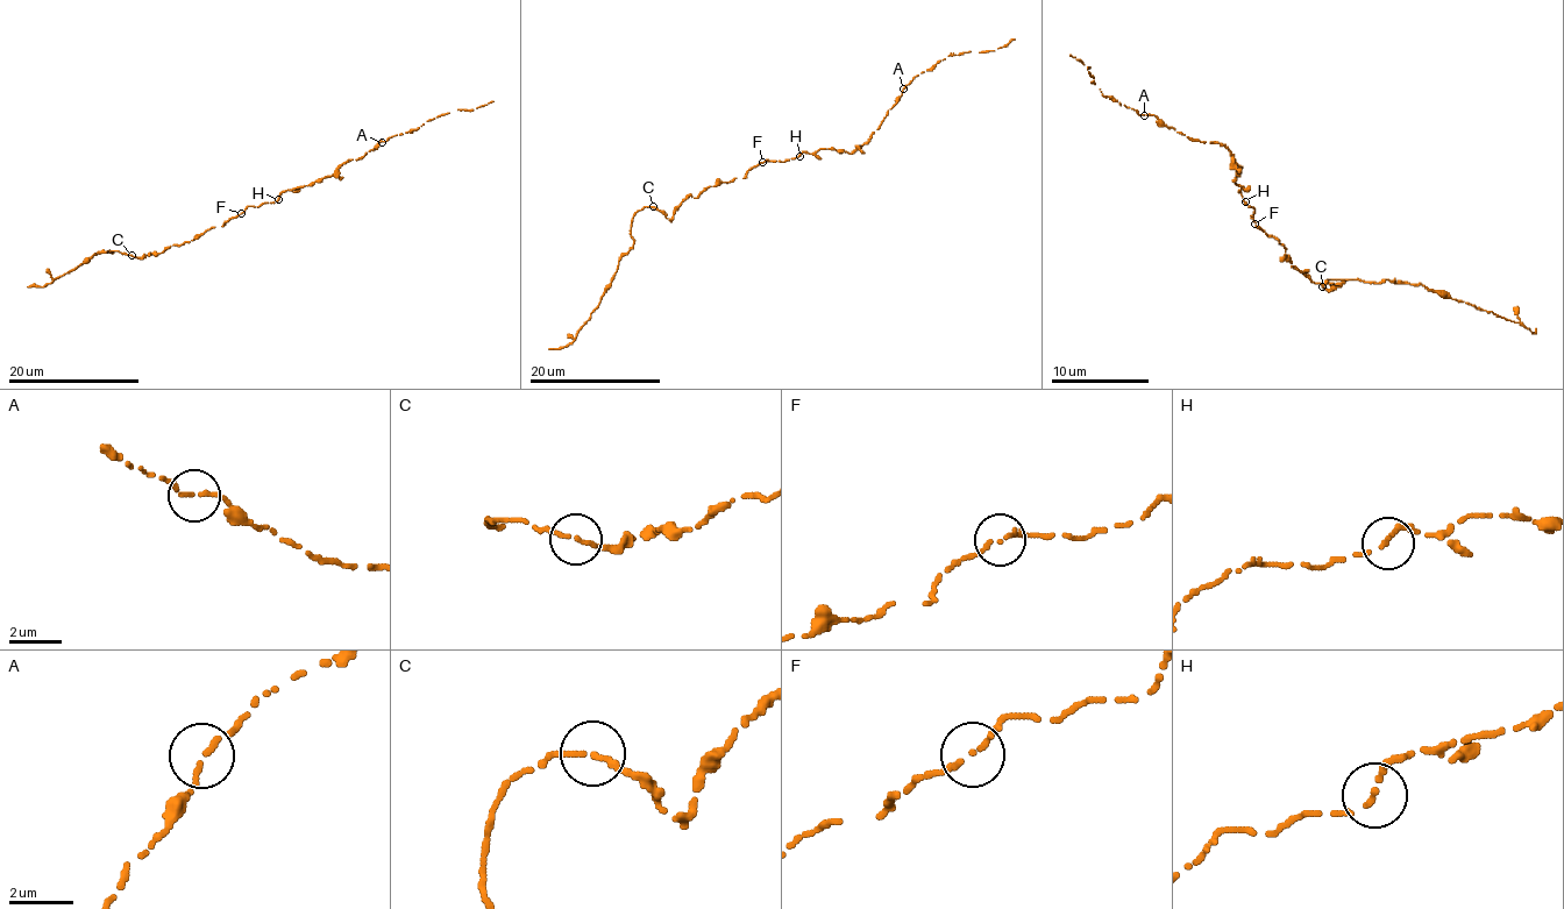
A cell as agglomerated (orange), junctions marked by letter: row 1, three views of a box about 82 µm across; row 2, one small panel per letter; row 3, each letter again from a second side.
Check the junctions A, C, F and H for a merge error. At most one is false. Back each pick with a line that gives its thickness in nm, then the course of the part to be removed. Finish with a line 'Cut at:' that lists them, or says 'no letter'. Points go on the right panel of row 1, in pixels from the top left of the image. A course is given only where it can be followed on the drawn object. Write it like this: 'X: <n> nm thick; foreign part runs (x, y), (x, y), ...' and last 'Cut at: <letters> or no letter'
Cut at: no letter

